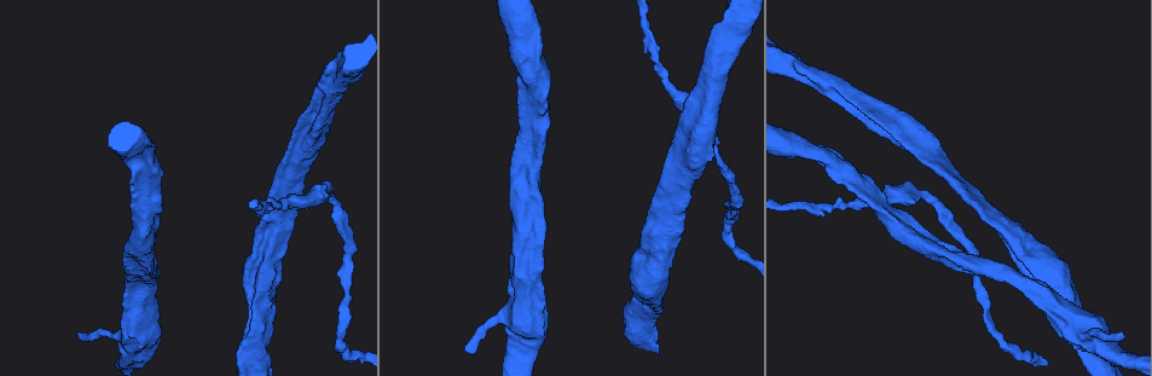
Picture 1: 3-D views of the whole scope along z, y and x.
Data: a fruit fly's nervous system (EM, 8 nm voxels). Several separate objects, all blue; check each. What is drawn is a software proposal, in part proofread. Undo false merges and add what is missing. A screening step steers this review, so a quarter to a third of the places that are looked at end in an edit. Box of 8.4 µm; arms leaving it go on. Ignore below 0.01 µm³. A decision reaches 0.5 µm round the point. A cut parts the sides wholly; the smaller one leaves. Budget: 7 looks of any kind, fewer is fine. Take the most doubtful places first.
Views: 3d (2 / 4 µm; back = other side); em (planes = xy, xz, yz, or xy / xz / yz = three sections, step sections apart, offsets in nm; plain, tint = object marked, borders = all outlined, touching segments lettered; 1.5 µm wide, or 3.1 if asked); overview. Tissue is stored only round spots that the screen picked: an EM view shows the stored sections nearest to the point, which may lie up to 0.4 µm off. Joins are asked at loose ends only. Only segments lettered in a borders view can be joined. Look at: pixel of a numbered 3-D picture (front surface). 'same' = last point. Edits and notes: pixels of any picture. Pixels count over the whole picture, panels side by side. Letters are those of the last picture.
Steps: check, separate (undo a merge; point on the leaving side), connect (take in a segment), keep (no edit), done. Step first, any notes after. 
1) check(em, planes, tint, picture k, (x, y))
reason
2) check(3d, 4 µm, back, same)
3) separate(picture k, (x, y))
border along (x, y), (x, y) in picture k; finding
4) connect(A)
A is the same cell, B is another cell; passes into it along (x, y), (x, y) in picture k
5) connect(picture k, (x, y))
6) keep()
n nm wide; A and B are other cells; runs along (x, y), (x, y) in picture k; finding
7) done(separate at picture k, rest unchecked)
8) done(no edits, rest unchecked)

check(em, planes, borders, picture 1, (1125, 336))
an open end

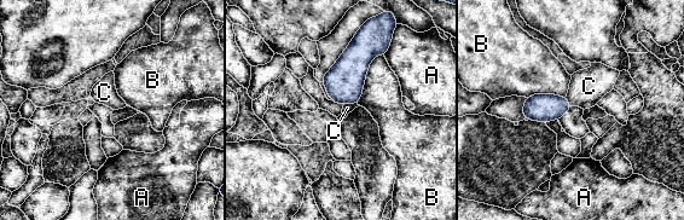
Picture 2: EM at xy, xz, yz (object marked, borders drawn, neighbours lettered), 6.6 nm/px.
connect(C)
B touches over 360 nm; C is the same cell, A and B are other cells; passes into it along (345, 81), (349, 103), (347, 108) in picture 2; it goes on there

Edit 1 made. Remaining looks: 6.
check(overview)

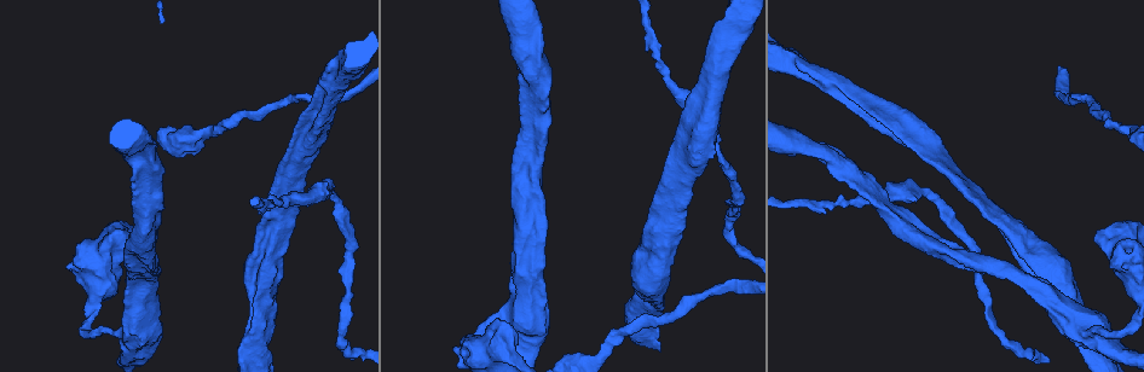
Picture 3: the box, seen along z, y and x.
check(3d, 2 µm, picture 3, (273, 319))

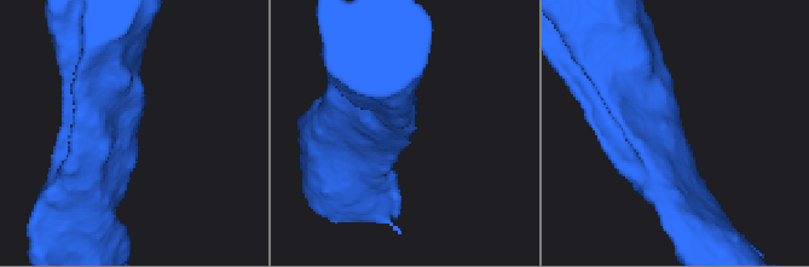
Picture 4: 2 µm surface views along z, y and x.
check(em, planes, plain, picture 4, (405, 134))
need the tissue

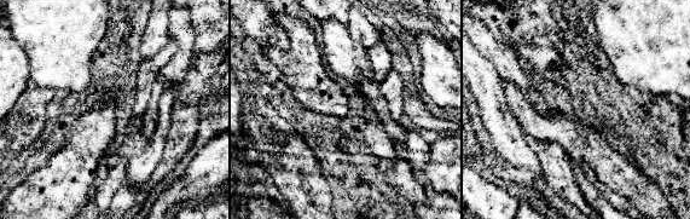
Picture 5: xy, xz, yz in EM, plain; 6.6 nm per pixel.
check(em, planes, borders, same)

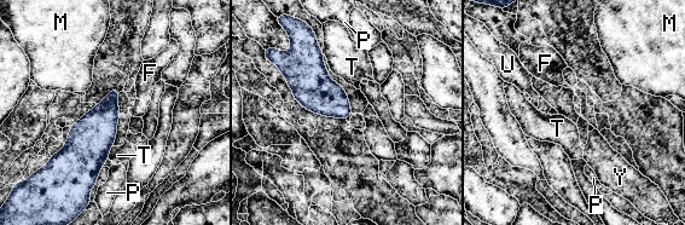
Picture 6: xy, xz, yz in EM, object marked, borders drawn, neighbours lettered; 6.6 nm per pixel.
keep()
F, M, P, T, U and Y are other cells; border along (112, 145), (108, 159) in picture 6; none of them fits

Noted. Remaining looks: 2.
check(em, planes, tint, picture 3, (672, 216))
arms part here

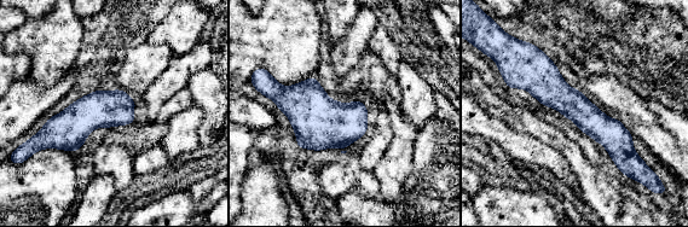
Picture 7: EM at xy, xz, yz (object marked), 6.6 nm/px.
check(em, planes, borders, same)

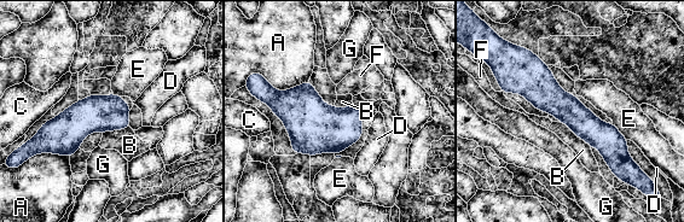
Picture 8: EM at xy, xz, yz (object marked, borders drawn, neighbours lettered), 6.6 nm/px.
keep()
A, B, C, D, E, F and G are other cells; border along (560, 121), (591, 146) in picture 8; all the same neuron

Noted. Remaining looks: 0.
done(connect at picture 2, rest unchecked)

